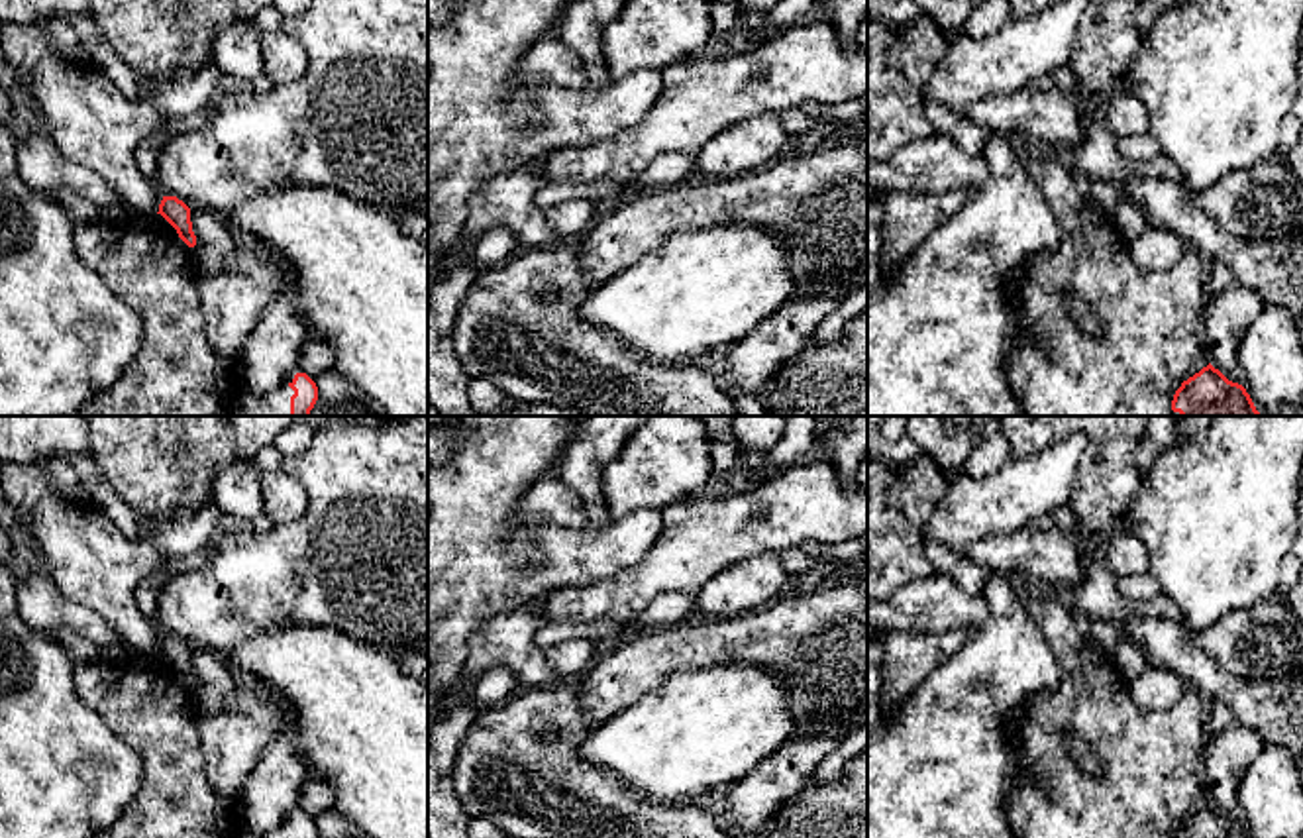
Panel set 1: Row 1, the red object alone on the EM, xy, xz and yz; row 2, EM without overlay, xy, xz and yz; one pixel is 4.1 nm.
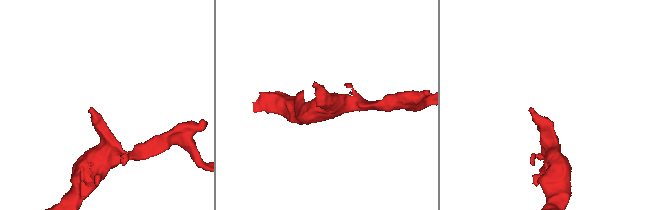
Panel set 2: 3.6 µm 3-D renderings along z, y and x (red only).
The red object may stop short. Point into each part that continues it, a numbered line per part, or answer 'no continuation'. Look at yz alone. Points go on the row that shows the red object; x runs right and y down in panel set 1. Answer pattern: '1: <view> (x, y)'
no continuation

